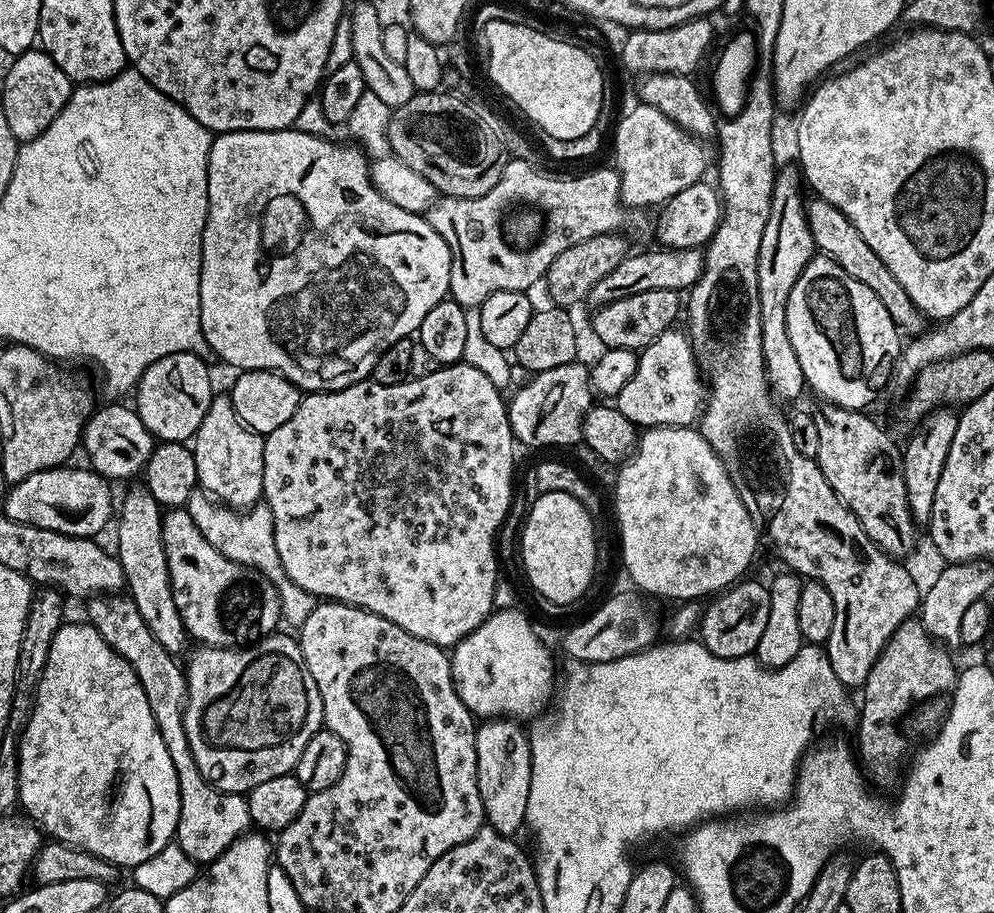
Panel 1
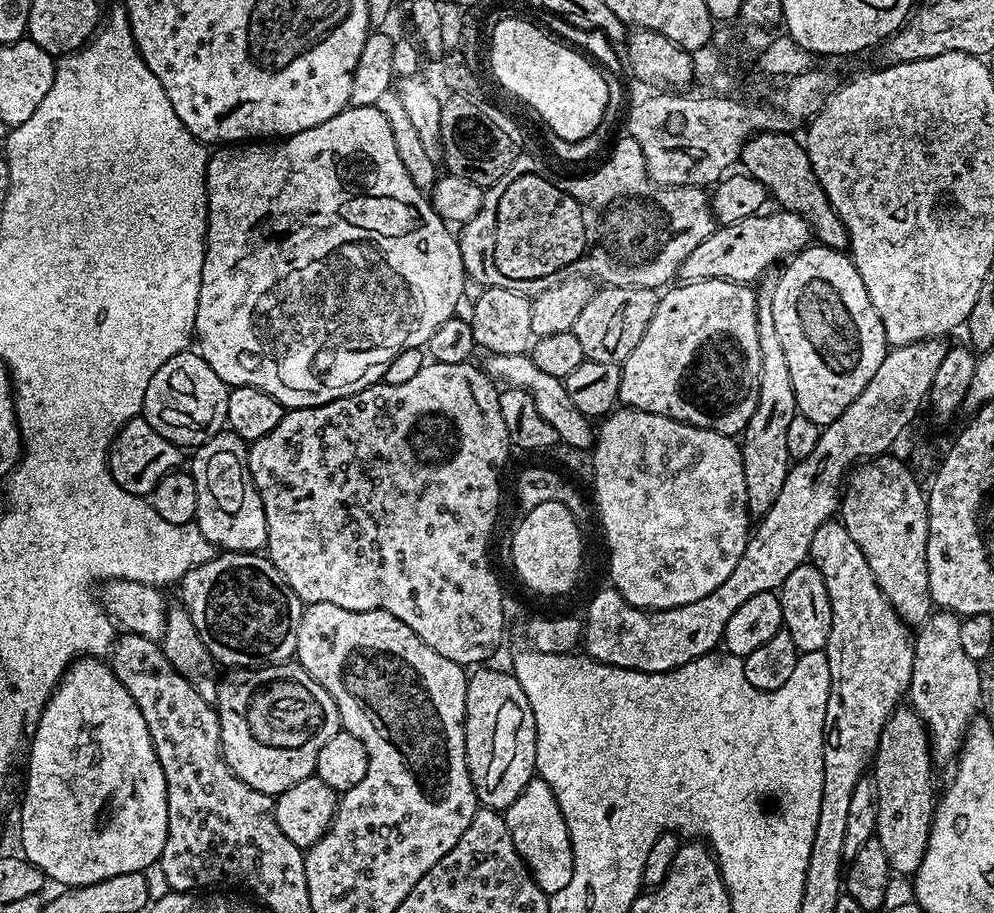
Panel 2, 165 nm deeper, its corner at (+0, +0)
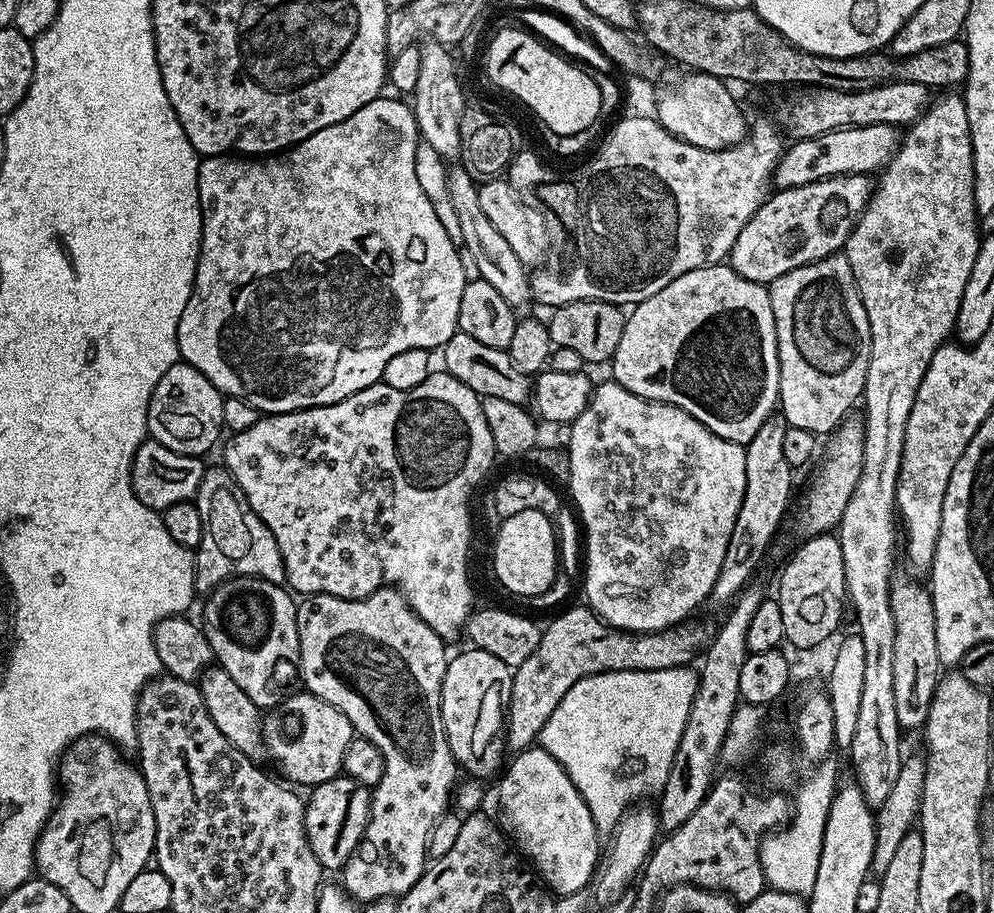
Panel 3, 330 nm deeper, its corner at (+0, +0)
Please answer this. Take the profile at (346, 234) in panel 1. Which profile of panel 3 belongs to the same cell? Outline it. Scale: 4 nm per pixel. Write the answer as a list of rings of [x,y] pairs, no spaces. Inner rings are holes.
[[[377,98],[370,101],[366,106],[362,106],[362,110],[354,110],[354,114],[350,114],[350,118],[346,118],[334,126],[326,126],[326,130],[318,130],[318,134],[310,134],[310,138],[298,142],[292,148],[285,148],[279,154],[268,154],[263,158],[245,158],[240,154],[225,154],[223,156],[205,156],[200,161],[198,194],[200,195],[200,209],[204,211],[204,225],[202,226],[200,257],[190,302],[186,302],[186,310],[182,310],[182,318],[178,318],[176,341],[180,351],[180,360],[199,370],[225,397],[242,398],[246,402],[250,402],[250,406],[254,406],[262,414],[301,412],[304,408],[317,408],[334,402],[342,402],[342,398],[350,398],[350,394],[358,394],[358,390],[366,390],[371,384],[381,383],[384,379],[386,362],[390,362],[390,358],[394,358],[394,354],[402,354],[402,350],[411,348],[443,349],[444,344],[450,342],[450,338],[458,330],[458,305],[462,303],[462,290],[466,283],[465,261],[462,259],[461,249],[454,242],[450,242],[450,234],[446,234],[442,222],[438,222],[438,214],[434,214],[434,206],[430,206],[430,198],[426,198],[426,194],[422,194],[422,186],[418,186],[418,174],[414,174],[414,154],[418,143],[415,112],[407,103],[403,104],[400,100],[384,99]]]

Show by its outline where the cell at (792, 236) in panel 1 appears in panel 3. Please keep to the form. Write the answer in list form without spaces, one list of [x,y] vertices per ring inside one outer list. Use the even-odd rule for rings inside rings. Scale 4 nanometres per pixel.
[[[773,414],[758,426],[758,434],[750,438],[744,449],[746,454],[746,494],[742,494],[742,510],[738,510],[738,519],[734,522],[734,530],[730,534],[730,546],[726,550],[726,558],[722,558],[722,570],[718,570],[718,578],[714,582],[711,603],[727,605],[749,587],[752,575],[760,568],[764,560],[764,551],[772,544],[784,515],[789,515],[792,500],[792,476],[794,470],[790,462],[786,462],[783,452],[783,441],[788,421],[783,415]]]

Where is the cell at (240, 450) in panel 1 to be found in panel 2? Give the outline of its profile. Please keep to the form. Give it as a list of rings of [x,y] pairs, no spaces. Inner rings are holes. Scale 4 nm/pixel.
[[[230,430],[212,436],[195,449],[190,471],[198,490],[195,524],[217,549],[259,553],[268,543],[262,498],[248,469],[249,445]]]

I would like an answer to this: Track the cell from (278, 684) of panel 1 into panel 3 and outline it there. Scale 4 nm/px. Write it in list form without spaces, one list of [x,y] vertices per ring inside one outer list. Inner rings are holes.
[[[300,690],[297,696],[287,700],[288,697],[271,709],[272,733],[269,731],[266,736],[267,743],[276,747],[272,756],[276,759],[277,770],[281,772],[279,775],[293,785],[307,786],[315,786],[341,775],[346,746],[350,746],[354,735],[350,721],[337,708],[307,690]]]

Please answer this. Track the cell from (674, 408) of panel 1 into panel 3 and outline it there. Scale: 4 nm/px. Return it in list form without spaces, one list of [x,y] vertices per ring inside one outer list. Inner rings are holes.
[[[724,262],[706,264],[698,270],[690,270],[686,274],[682,274],[682,278],[674,278],[674,282],[670,282],[670,286],[662,286],[662,290],[658,290],[658,294],[650,294],[650,298],[635,305],[627,313],[622,338],[618,338],[618,350],[614,350],[610,367],[612,367],[611,379],[615,380],[617,384],[621,384],[626,390],[630,390],[630,394],[638,394],[643,400],[662,402],[686,410],[686,414],[698,418],[698,422],[702,422],[702,426],[706,426],[714,434],[735,444],[747,446],[750,438],[754,438],[754,434],[758,434],[758,426],[762,426],[762,422],[766,422],[766,418],[777,411],[780,399],[780,363],[778,362],[776,323],[768,288],[758,282],[750,282],[746,278],[742,278],[742,274],[738,274]]]

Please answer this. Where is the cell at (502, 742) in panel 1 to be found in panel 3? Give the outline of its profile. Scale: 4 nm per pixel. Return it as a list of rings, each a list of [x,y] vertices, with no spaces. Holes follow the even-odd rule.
[[[465,648],[465,652],[449,659],[442,678],[442,726],[457,765],[476,776],[492,776],[500,764],[500,744],[496,739],[501,739],[506,724],[506,697],[512,690],[512,672],[494,654],[486,654],[481,648]]]

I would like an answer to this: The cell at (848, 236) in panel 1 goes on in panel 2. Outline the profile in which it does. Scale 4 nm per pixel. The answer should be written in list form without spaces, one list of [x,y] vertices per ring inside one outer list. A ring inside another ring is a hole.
[[[758,132],[744,143],[740,151],[739,163],[744,164],[743,171],[752,176],[768,189],[768,195],[786,212],[798,213],[808,223],[815,239],[828,248],[848,248],[848,231],[834,206],[826,198],[826,190],[818,182],[810,166],[808,152],[795,135],[786,132]]]

